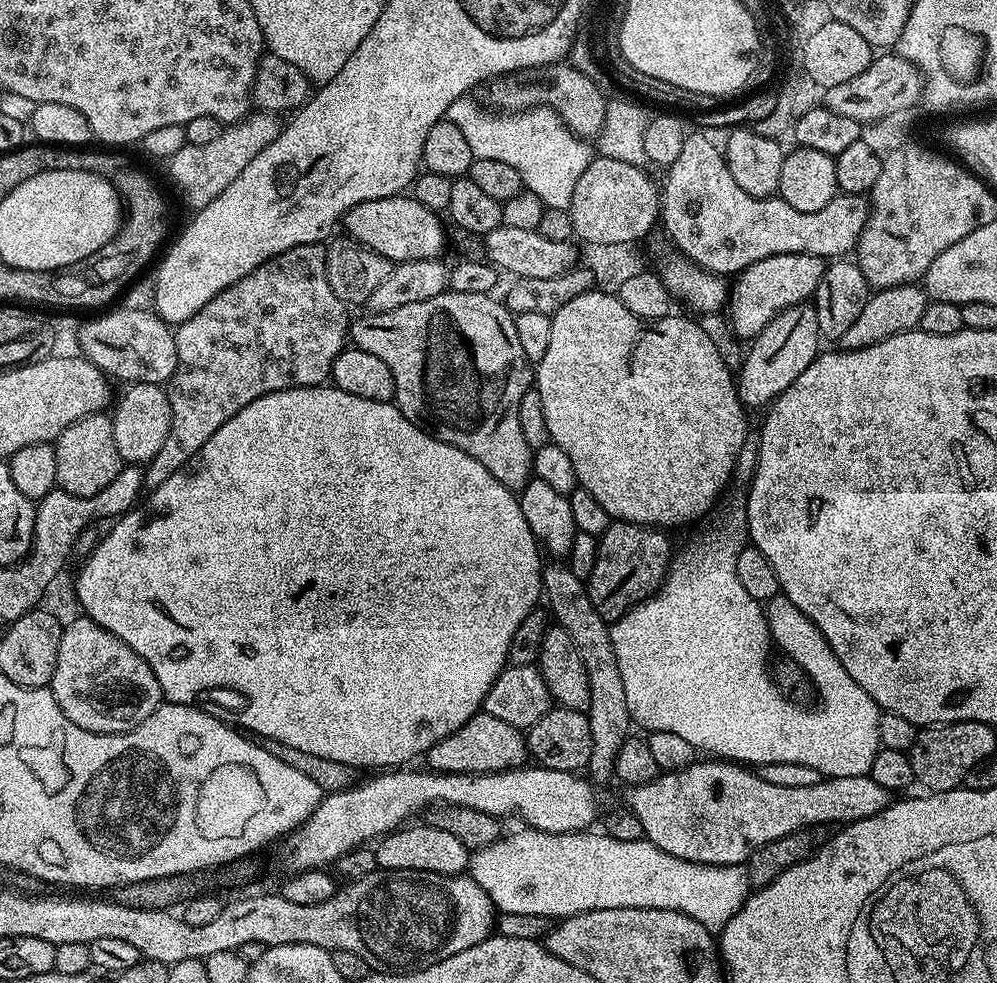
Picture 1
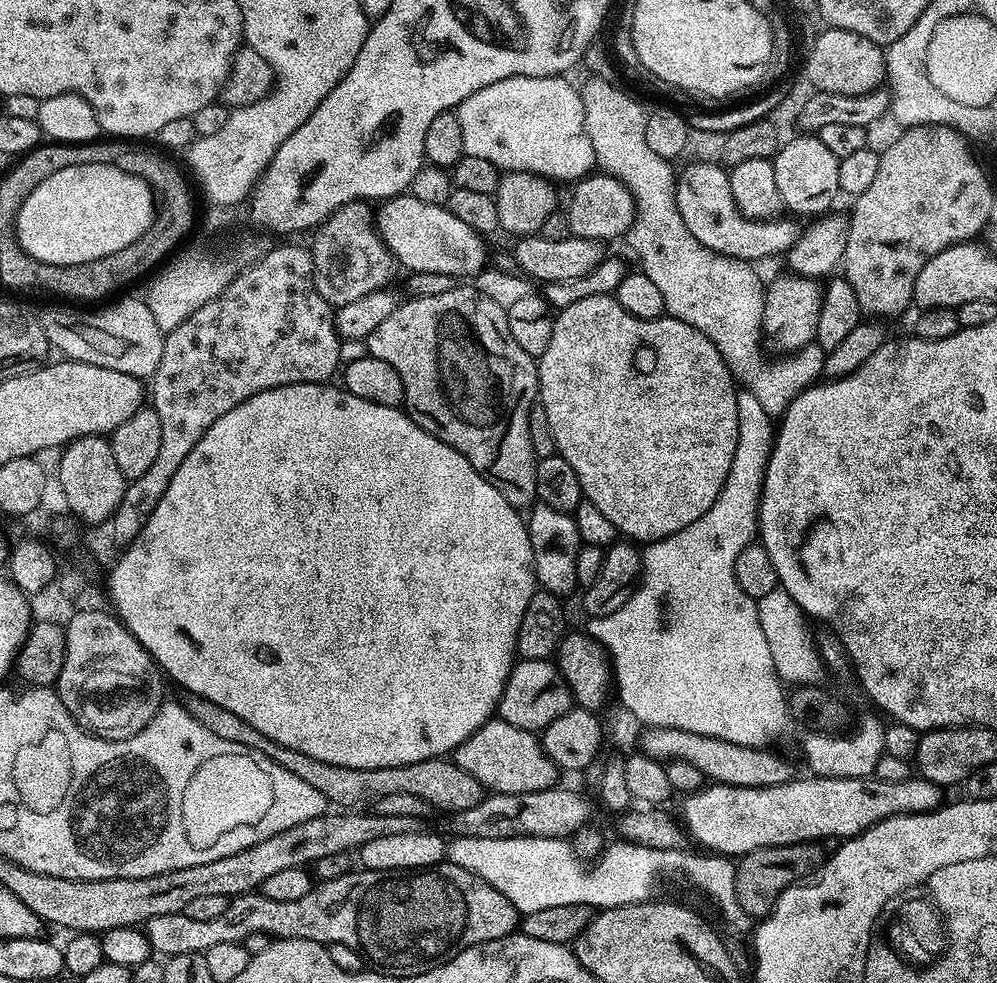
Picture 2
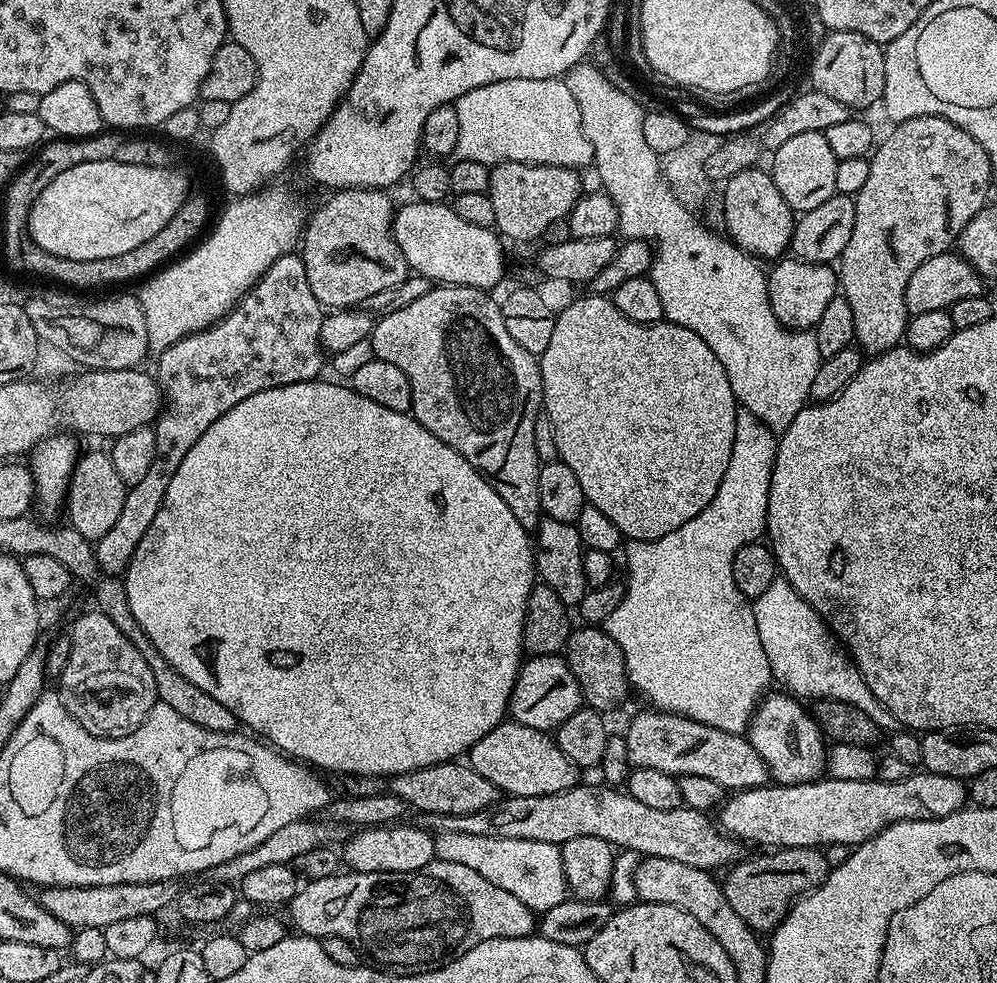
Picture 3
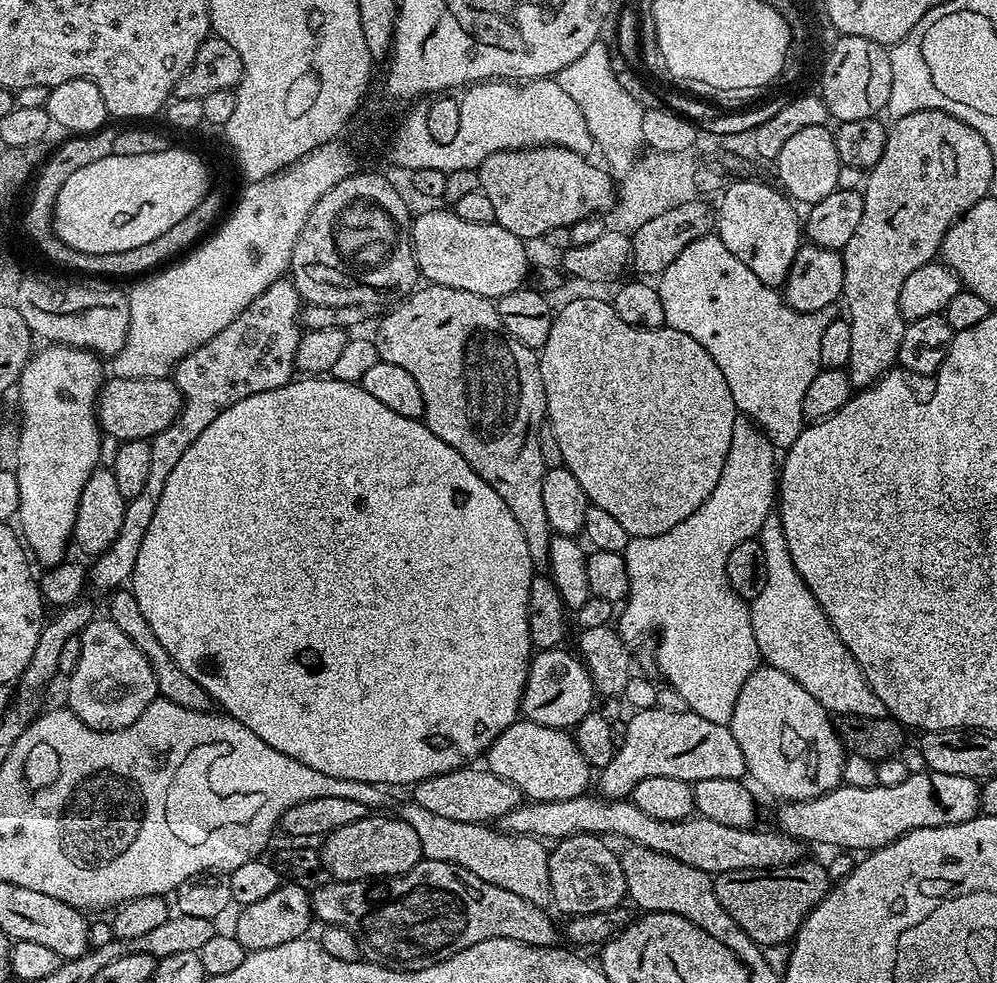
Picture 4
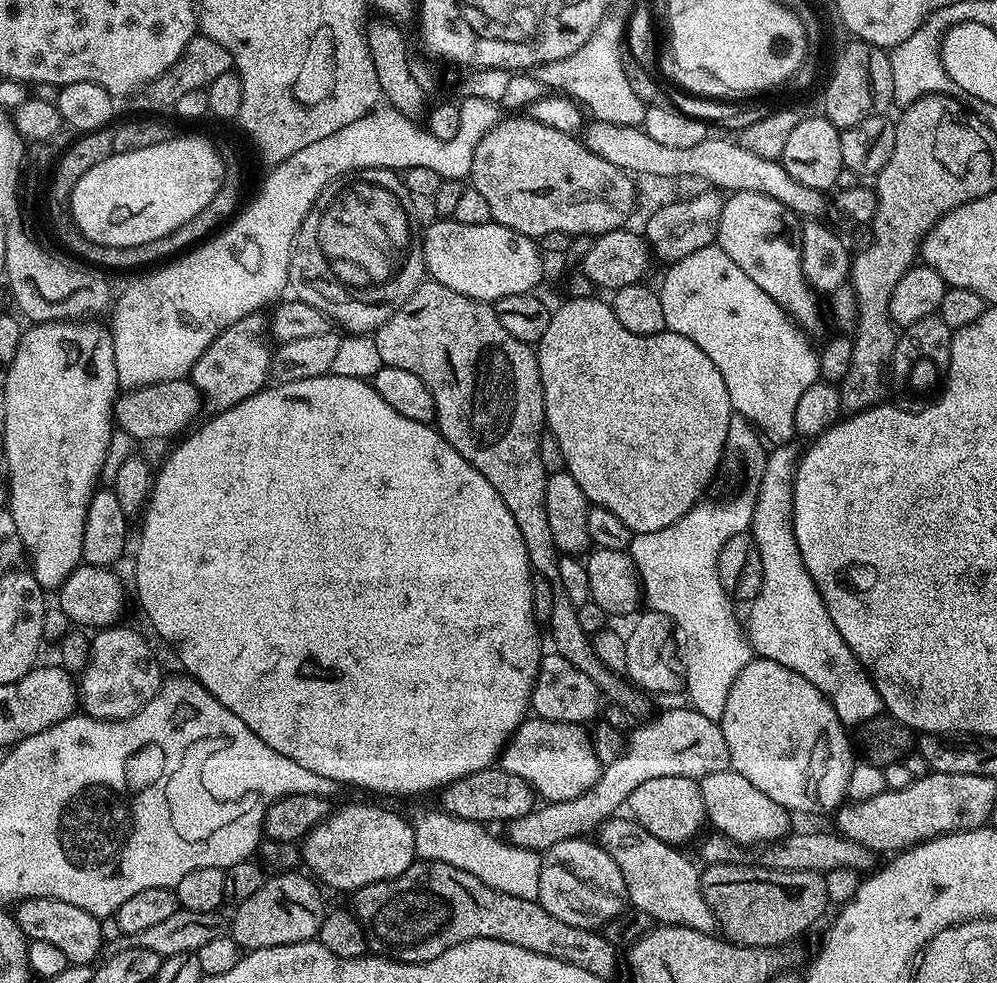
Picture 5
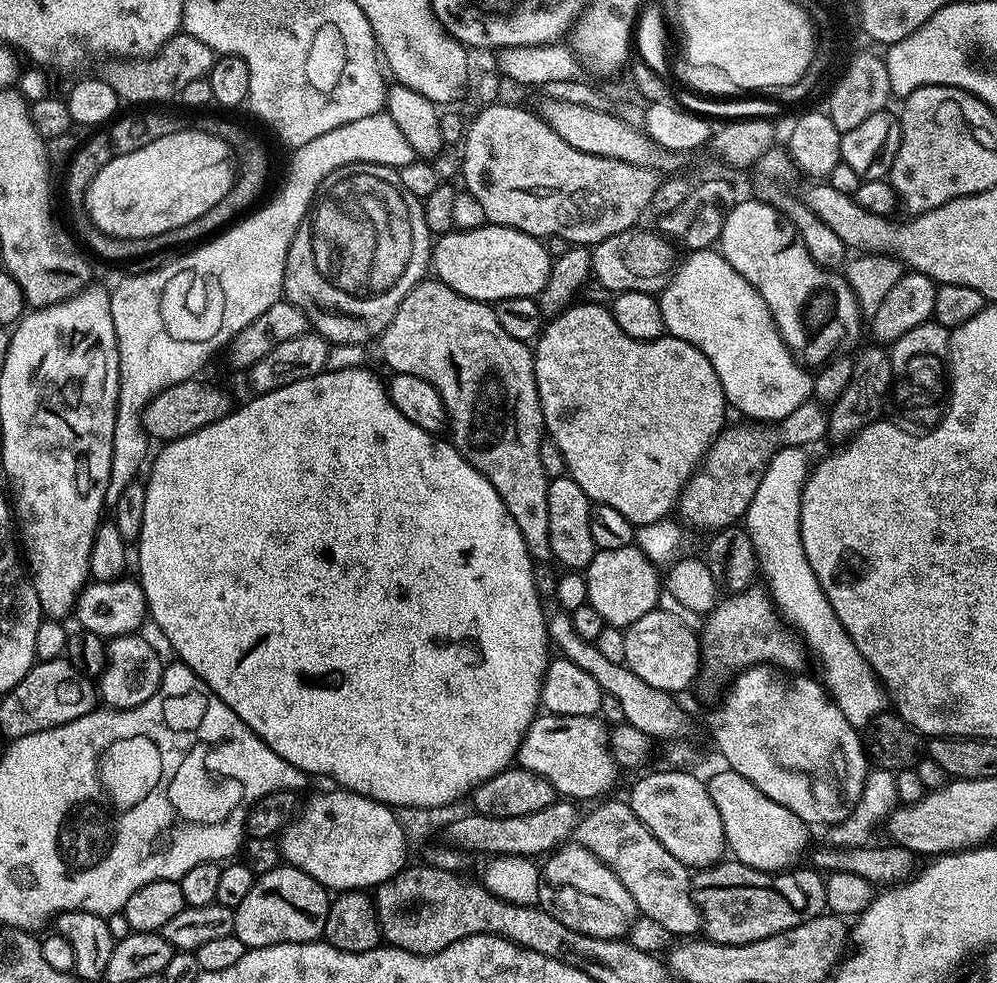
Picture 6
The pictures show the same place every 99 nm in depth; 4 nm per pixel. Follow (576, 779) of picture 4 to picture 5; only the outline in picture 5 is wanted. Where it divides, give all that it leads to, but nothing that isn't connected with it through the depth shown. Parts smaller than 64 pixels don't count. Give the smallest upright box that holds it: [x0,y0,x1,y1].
[498,718,602,802]

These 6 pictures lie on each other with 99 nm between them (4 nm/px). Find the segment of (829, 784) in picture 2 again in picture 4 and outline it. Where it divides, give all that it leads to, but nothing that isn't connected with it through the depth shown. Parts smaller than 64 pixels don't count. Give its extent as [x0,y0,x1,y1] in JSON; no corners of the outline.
[776,772,980,850]

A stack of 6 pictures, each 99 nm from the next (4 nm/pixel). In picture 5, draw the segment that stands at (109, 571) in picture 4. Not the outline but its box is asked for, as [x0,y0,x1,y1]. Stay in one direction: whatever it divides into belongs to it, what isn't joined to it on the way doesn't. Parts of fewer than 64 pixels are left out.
[190,315,272,413]

